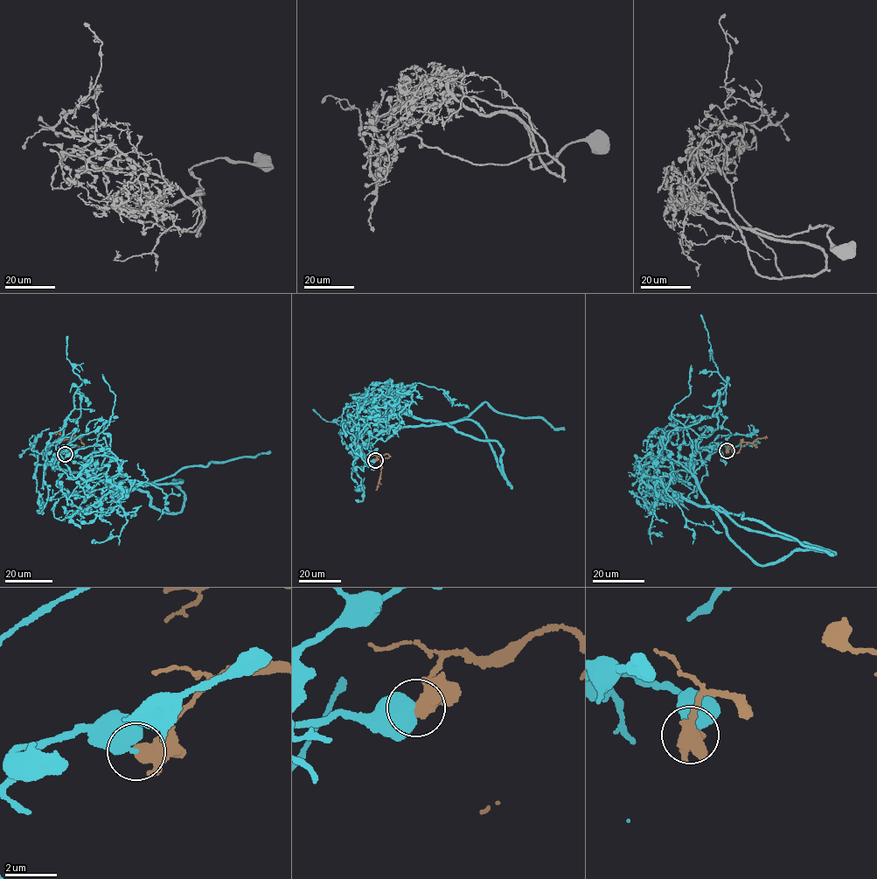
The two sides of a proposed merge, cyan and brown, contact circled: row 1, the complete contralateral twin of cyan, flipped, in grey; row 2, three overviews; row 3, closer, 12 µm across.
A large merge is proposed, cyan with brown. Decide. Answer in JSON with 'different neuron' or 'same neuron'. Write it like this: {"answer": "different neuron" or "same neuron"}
{"answer": "different neuron"}

